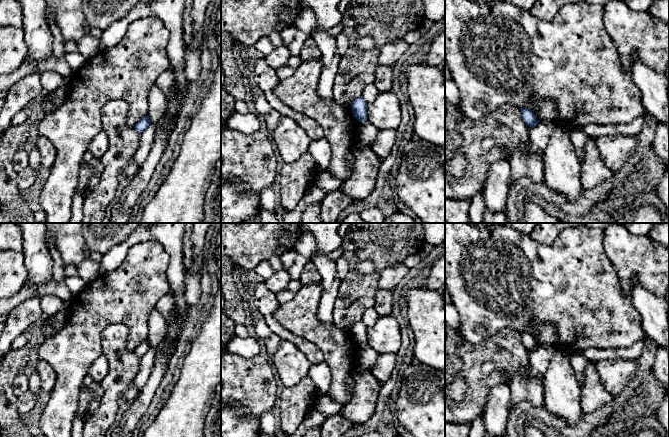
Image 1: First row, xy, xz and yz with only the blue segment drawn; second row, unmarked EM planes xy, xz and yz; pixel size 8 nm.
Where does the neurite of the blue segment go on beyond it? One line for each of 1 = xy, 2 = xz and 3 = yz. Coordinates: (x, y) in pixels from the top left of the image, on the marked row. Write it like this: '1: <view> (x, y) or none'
1: none
2: none
3: none

